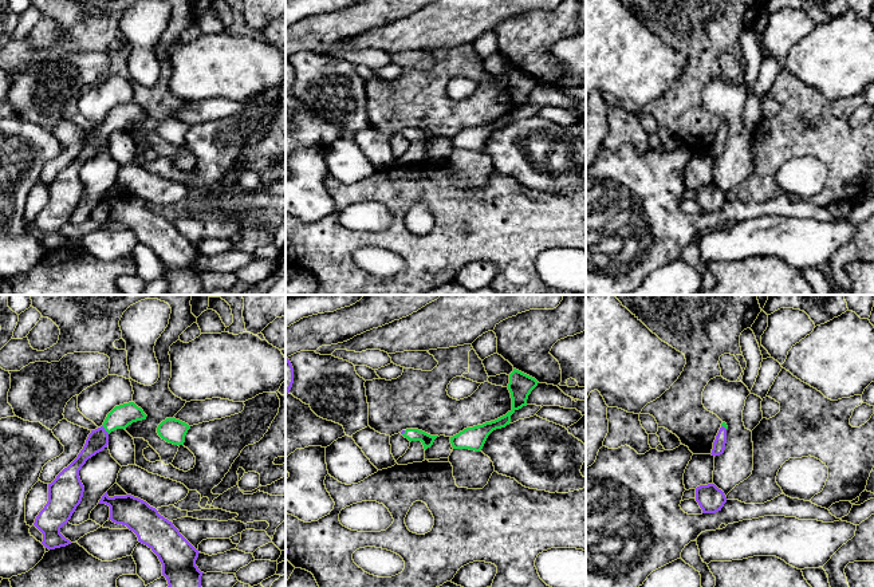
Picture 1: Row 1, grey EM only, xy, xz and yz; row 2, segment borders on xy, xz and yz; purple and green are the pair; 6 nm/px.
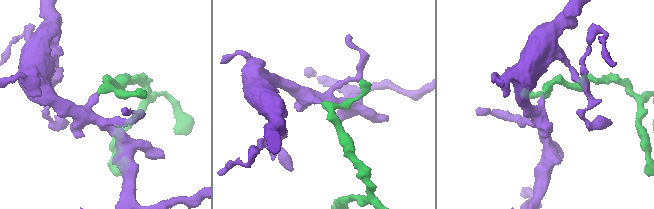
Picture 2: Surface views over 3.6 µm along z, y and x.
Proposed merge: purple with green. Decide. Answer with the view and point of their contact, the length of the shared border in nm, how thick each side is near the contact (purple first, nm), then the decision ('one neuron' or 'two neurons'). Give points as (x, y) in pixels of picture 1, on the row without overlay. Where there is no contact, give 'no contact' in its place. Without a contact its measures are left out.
xy (103, 129) | 70 nm | 120/140 nm | one neuron

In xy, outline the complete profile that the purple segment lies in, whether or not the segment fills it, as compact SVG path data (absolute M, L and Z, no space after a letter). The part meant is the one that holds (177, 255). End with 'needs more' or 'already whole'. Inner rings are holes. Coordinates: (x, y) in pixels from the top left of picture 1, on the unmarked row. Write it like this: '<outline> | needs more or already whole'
M106 192L98 204L109 205L109 220L126 225L137 235L139 243L158 256L162 275L169 284L165 295L202 295L204 272L196 265L200 252L172 221L146 201L131 194L109 197Z | already whole

